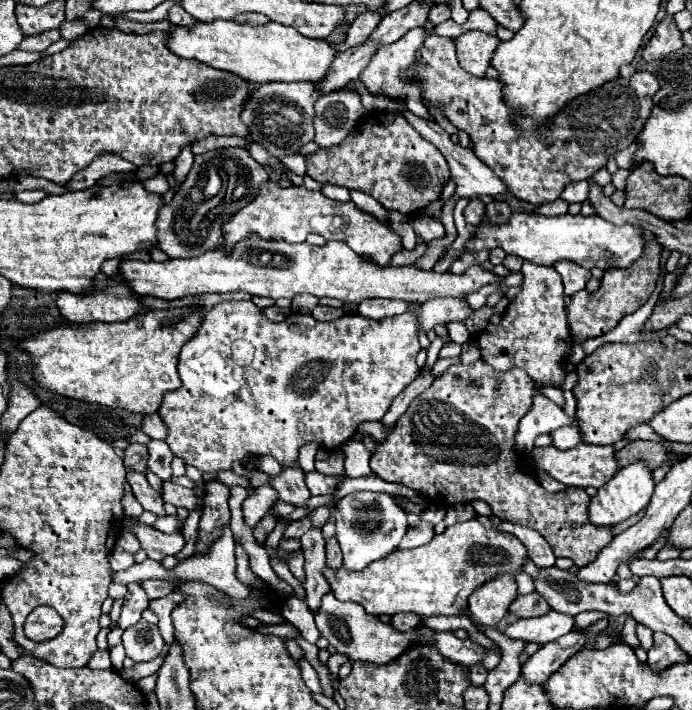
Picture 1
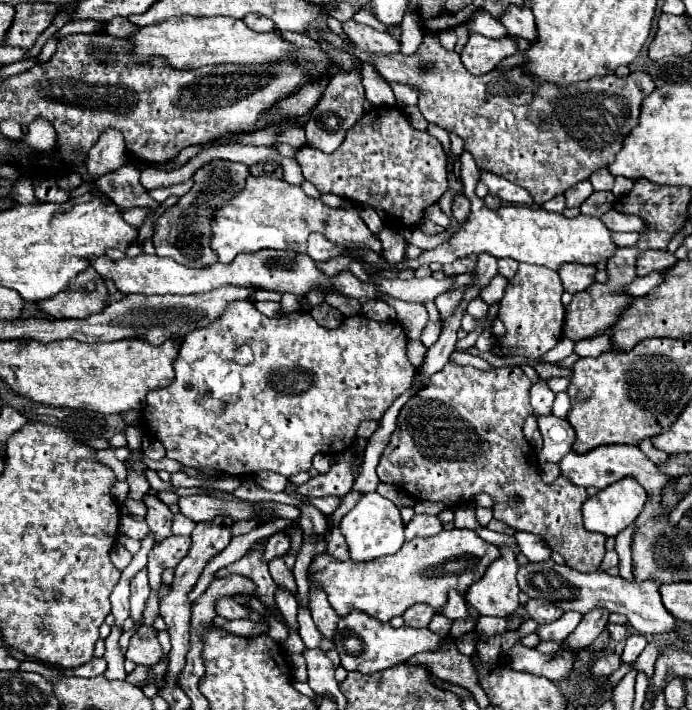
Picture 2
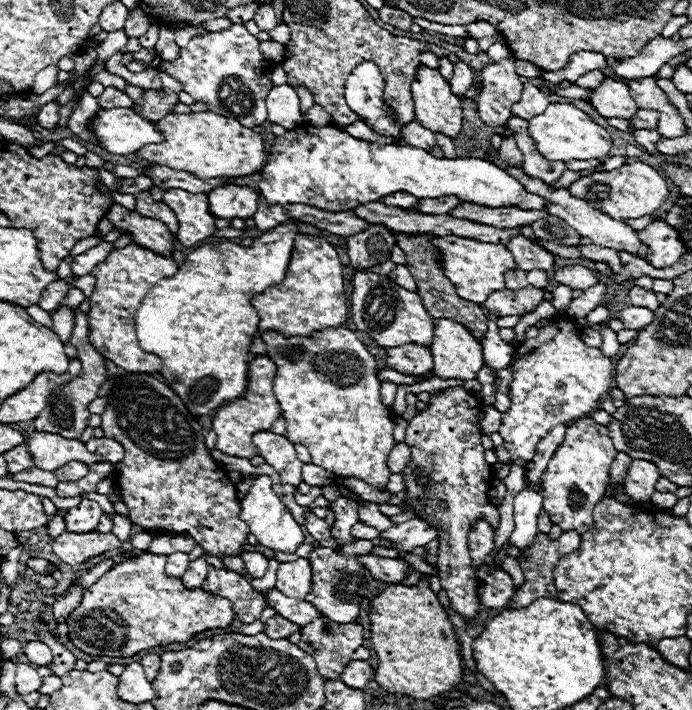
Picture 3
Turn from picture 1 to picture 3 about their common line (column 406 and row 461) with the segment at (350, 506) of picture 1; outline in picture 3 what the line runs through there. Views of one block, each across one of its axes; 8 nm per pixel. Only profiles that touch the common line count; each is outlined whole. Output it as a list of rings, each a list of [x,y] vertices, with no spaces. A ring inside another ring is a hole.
[[[554,318],[548,328],[538,332],[538,338],[526,338],[520,348],[516,348],[510,366],[514,368],[514,382],[510,384],[510,410],[502,414],[502,428],[500,436],[504,438],[504,448],[510,452],[512,460],[530,462],[534,456],[534,448],[542,436],[548,434],[550,428],[558,424],[568,424],[580,416],[588,416],[600,404],[600,400],[614,388],[614,362],[598,348],[588,348],[580,340],[580,332],[574,320],[568,318]]]

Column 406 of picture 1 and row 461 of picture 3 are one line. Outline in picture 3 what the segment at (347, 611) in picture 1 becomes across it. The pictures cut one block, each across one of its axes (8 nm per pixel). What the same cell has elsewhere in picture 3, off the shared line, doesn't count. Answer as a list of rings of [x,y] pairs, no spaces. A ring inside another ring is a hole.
[[[632,460],[626,480],[624,480],[626,494],[636,502],[648,502],[656,490],[658,476],[660,476],[660,472],[656,470],[656,466],[652,462]]]

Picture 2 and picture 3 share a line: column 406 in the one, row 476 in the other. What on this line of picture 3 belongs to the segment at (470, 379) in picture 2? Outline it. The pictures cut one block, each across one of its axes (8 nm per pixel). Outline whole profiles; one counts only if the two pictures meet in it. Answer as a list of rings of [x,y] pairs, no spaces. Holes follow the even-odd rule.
[[[462,386],[444,390],[442,396],[434,396],[430,406],[422,410],[406,428],[406,444],[412,450],[412,462],[400,472],[406,484],[406,500],[402,510],[414,510],[416,518],[430,522],[438,530],[438,578],[446,590],[452,610],[464,618],[472,618],[478,612],[478,578],[470,568],[468,556],[468,532],[472,524],[484,518],[492,530],[498,530],[498,508],[490,504],[488,490],[494,480],[492,466],[484,460],[482,430],[478,414],[482,402],[468,394]]]

